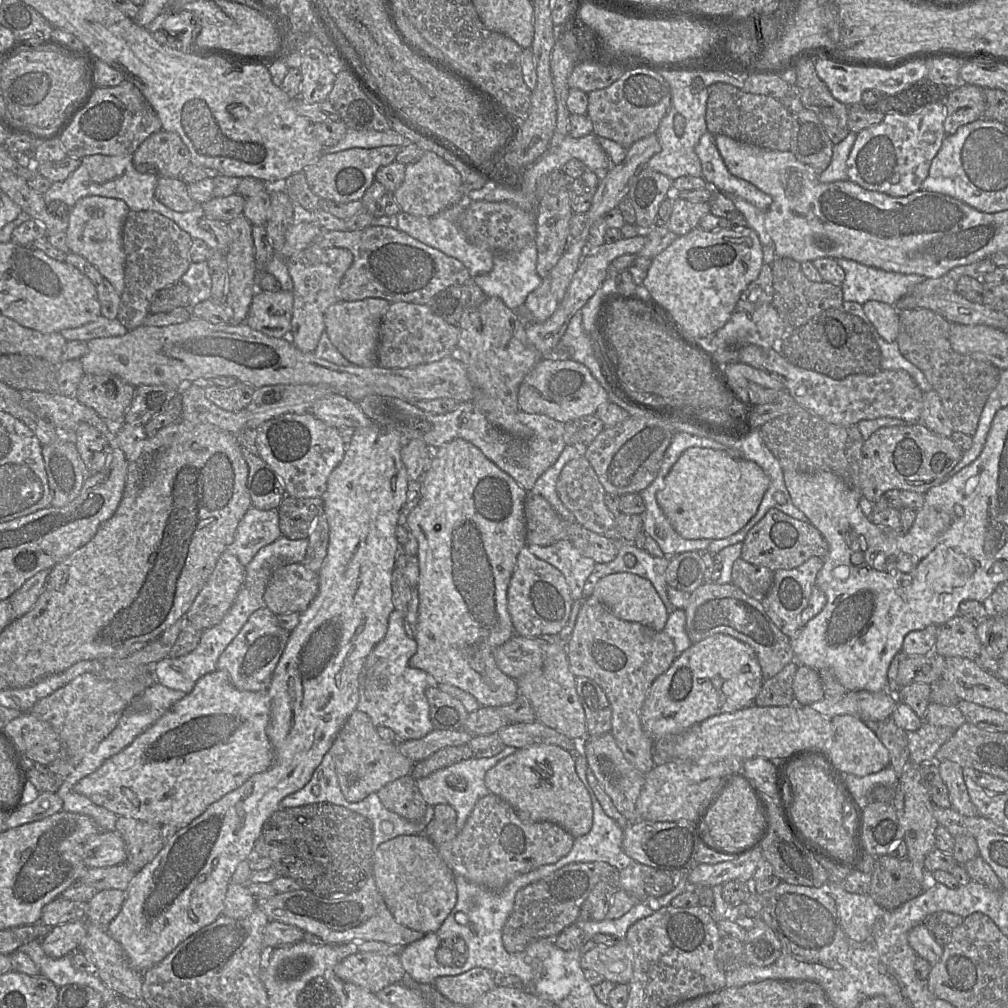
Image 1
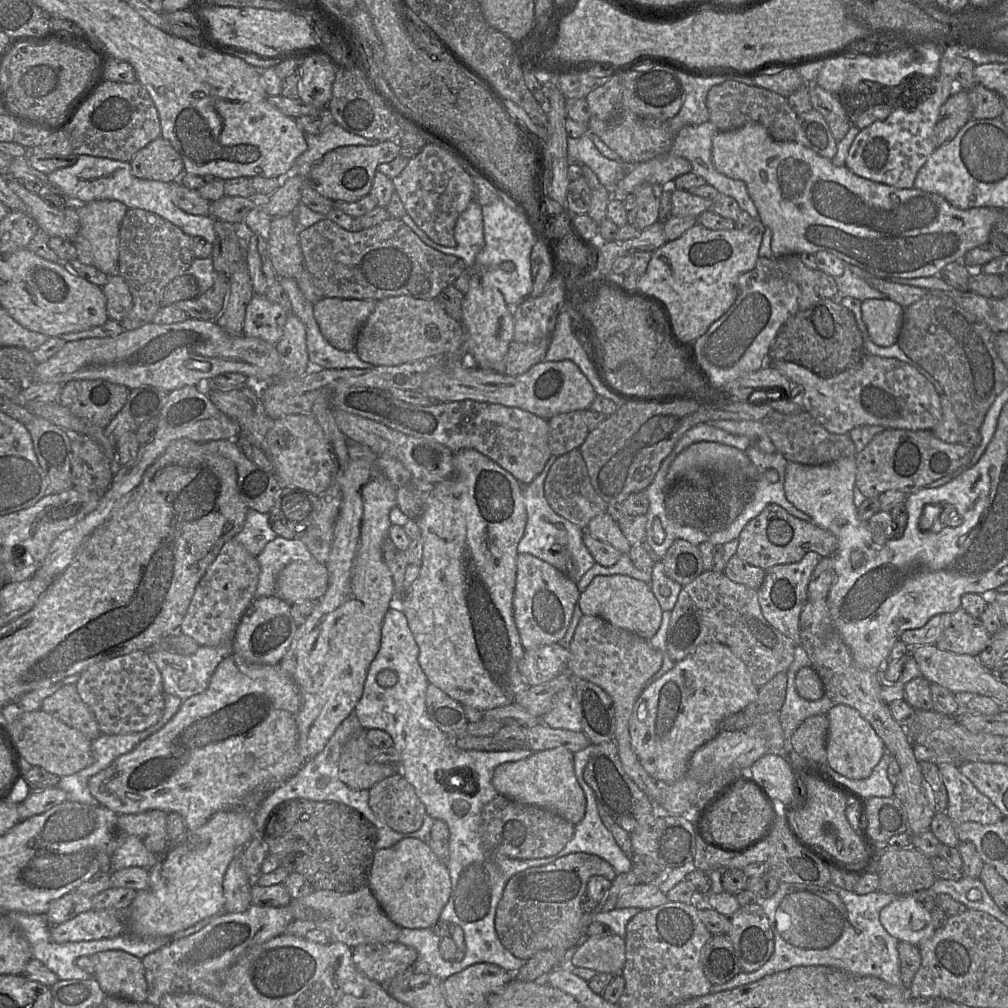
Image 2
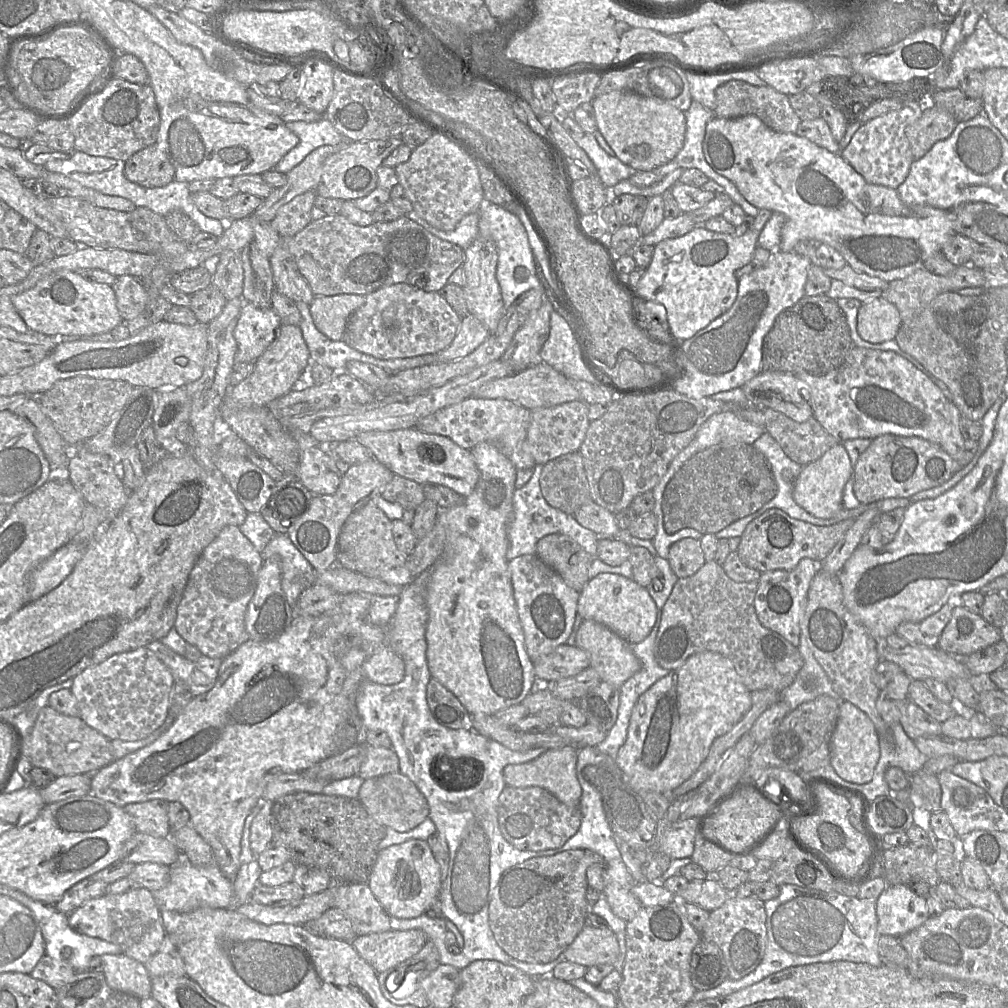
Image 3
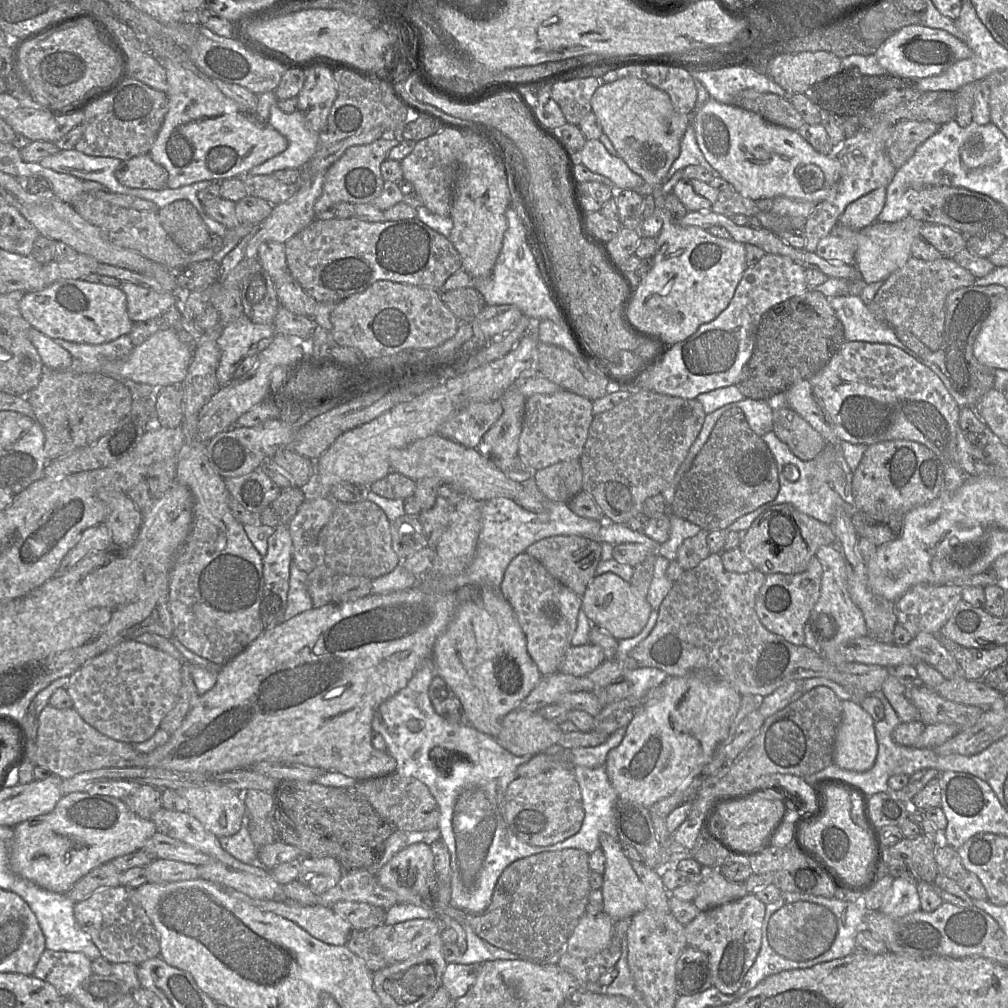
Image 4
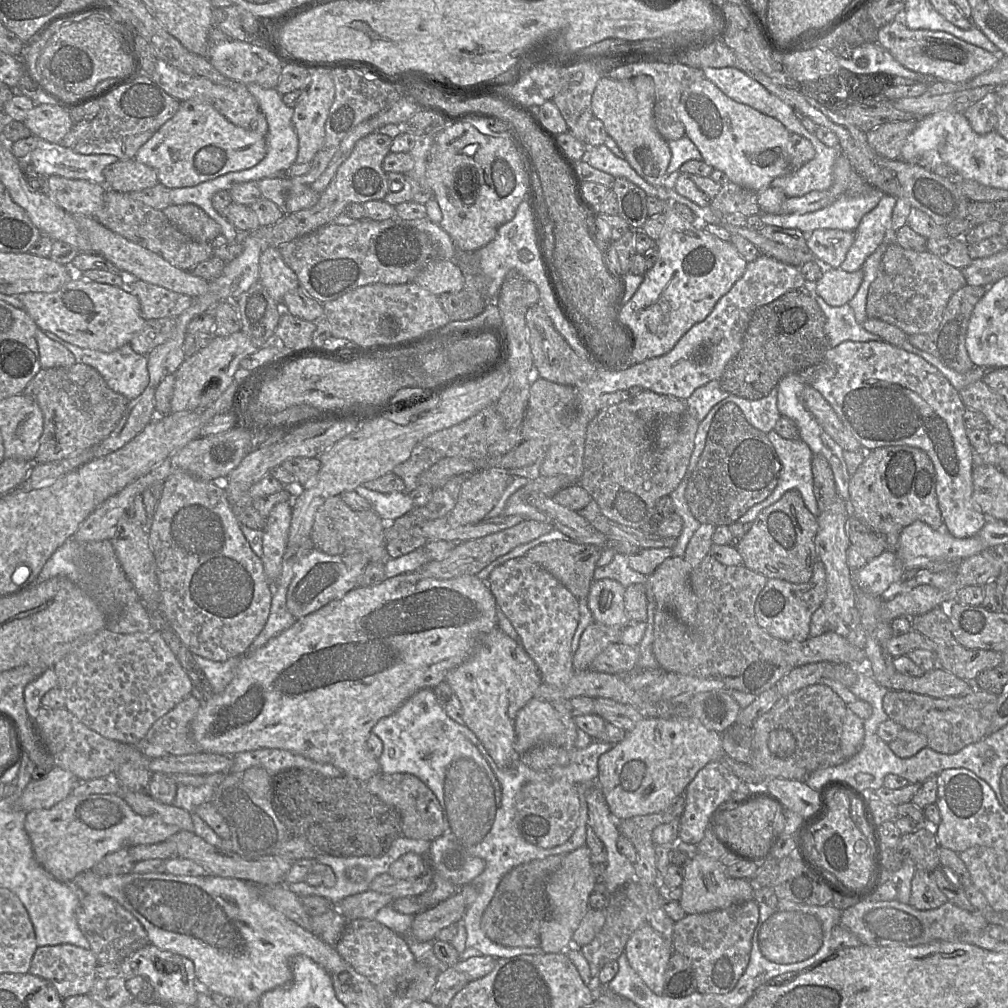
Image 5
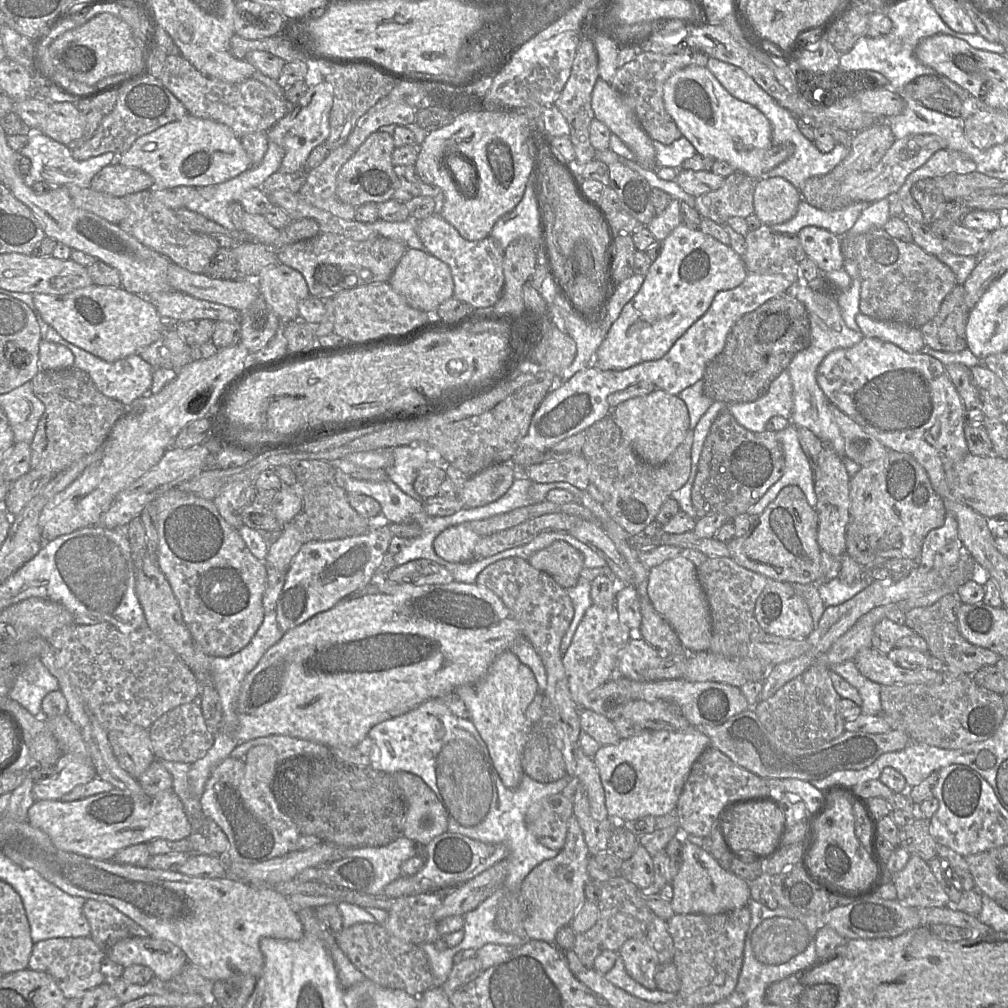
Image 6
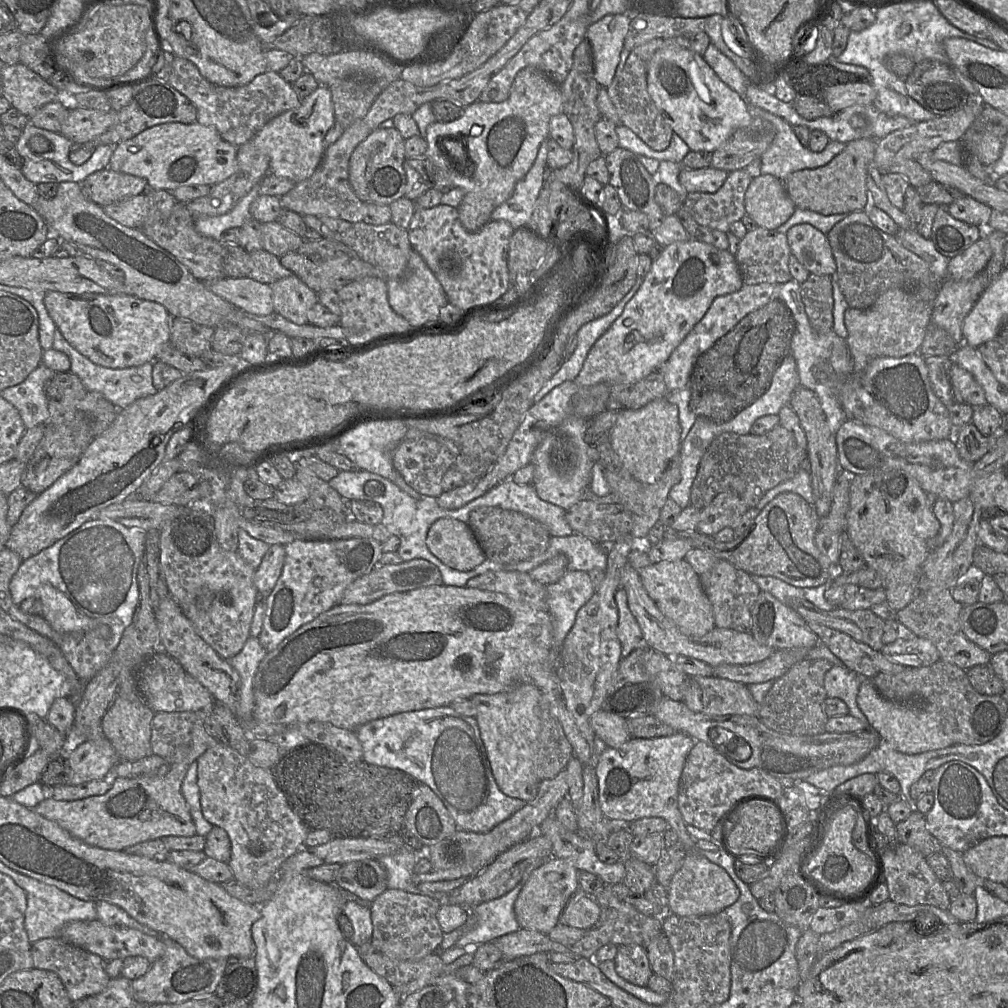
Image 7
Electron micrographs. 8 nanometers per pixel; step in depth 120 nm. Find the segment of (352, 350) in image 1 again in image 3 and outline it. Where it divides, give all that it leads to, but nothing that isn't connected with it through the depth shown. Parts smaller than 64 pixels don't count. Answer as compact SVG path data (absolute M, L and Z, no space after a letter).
M364 295L315 296L310 311L317 329L329 339L340 341L349 317L364 303Z

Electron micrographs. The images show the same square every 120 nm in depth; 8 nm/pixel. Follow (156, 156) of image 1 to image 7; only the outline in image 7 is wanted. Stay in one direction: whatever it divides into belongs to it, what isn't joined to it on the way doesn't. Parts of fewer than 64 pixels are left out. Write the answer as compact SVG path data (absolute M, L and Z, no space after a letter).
M105 168L87 176L80 188L87 200L104 207L145 193L148 184L143 178Z

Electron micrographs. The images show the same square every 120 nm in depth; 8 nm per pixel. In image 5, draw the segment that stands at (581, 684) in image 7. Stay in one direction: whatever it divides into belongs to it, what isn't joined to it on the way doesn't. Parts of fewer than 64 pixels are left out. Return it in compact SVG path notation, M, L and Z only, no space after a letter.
M592 622L581 635L577 651L573 654L575 671L591 668L592 661L610 644L620 643L623 627Z

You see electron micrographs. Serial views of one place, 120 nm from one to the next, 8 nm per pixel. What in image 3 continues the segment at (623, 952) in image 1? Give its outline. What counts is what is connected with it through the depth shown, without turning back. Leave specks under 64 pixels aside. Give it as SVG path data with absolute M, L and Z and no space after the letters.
M586 924L575 940L564 951L567 961L591 967L615 964L619 956L619 943L608 927L593 927Z

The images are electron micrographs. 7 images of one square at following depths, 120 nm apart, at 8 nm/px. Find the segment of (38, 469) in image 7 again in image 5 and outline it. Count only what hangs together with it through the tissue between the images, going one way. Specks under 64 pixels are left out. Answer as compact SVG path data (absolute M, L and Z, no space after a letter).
M82 363L42 368L23 393L39 405L44 417L43 433L33 463L58 461L98 445L117 426L130 402L110 389L96 369Z

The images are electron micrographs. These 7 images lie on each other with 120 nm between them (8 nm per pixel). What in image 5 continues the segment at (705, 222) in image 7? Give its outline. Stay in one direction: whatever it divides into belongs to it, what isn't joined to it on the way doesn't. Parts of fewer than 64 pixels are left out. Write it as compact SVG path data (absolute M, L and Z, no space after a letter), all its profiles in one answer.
M733 182L722 185L710 208L715 215L741 213L746 217L759 215L757 192L746 189Z

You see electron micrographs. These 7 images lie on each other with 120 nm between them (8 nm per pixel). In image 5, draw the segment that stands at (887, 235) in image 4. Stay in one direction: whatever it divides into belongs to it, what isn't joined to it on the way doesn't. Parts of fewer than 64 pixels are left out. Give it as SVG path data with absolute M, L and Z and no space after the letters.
M824 268L816 282L816 293L830 306L847 304L857 293L863 280L863 271L846 272L839 268Z

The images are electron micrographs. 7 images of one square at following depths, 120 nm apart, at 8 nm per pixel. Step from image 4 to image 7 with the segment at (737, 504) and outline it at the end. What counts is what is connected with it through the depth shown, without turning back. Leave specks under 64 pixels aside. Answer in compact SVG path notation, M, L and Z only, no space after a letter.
M781 425L775 426L762 435L725 432L713 439L701 459L697 476L691 487L690 505L702 511L719 493L732 491L744 501L748 508L754 508L767 491L793 478L802 467L807 465L807 460L807 450L801 448L793 434Z

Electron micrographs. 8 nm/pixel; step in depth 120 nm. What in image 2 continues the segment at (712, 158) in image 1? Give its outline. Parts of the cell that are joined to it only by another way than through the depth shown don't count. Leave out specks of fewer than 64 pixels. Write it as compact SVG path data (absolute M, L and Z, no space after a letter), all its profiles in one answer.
M704 122L699 125L688 125L682 127L674 137L670 155L683 157L691 163L692 172L703 177L707 184L716 188L721 194L734 198L740 209L747 212L753 219L759 219L758 210L749 196L746 184L741 180L729 178L716 170L712 161L712 139L718 132L715 125Z

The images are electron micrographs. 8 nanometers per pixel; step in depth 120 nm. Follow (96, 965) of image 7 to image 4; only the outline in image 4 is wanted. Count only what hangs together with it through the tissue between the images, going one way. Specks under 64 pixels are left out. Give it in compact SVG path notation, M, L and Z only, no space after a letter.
M45 949L37 962L36 978L51 984L63 998L93 974L92 960L81 952L53 951Z

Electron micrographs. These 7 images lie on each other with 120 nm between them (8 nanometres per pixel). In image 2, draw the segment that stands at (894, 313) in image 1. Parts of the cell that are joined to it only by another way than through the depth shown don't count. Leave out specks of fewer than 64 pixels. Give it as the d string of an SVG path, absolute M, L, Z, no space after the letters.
M888 298L862 301L862 319L870 339L877 346L888 347L897 342L904 310L901 305Z

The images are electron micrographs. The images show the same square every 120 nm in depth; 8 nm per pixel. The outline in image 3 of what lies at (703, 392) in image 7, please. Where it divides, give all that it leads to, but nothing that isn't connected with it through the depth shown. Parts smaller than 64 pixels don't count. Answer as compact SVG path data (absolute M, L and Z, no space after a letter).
M826 294L804 296L777 316L771 330L765 336L761 371L825 375L838 368L854 346L846 317L837 300Z

